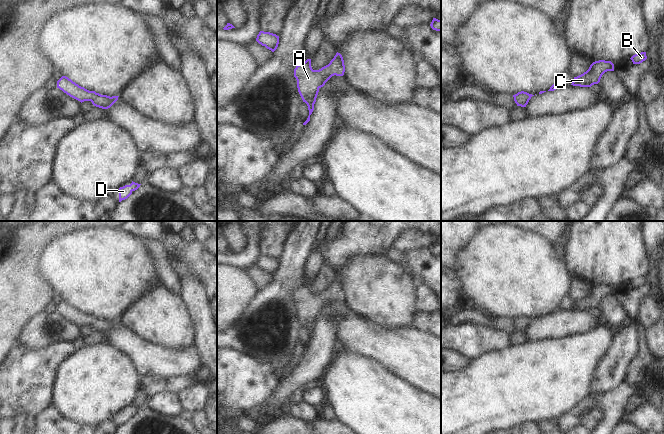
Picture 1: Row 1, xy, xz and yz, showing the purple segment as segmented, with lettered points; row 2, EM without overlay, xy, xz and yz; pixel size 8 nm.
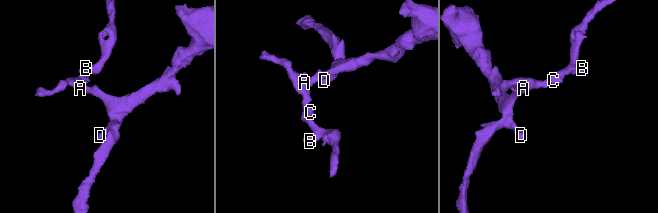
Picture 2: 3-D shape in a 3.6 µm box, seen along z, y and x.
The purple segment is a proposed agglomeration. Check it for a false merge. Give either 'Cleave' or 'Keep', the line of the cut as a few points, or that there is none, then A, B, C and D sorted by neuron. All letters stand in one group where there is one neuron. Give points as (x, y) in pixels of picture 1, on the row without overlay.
Keep. No split. Groups: A B C D

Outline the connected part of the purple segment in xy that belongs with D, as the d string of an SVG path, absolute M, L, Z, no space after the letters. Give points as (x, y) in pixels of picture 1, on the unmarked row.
M132 405L130 409L125 409L119 412L119 426L127 423L133 415L137 414L141 408Z

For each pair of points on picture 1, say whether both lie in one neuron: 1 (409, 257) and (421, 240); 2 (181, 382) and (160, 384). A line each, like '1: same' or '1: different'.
1: different
2: same

